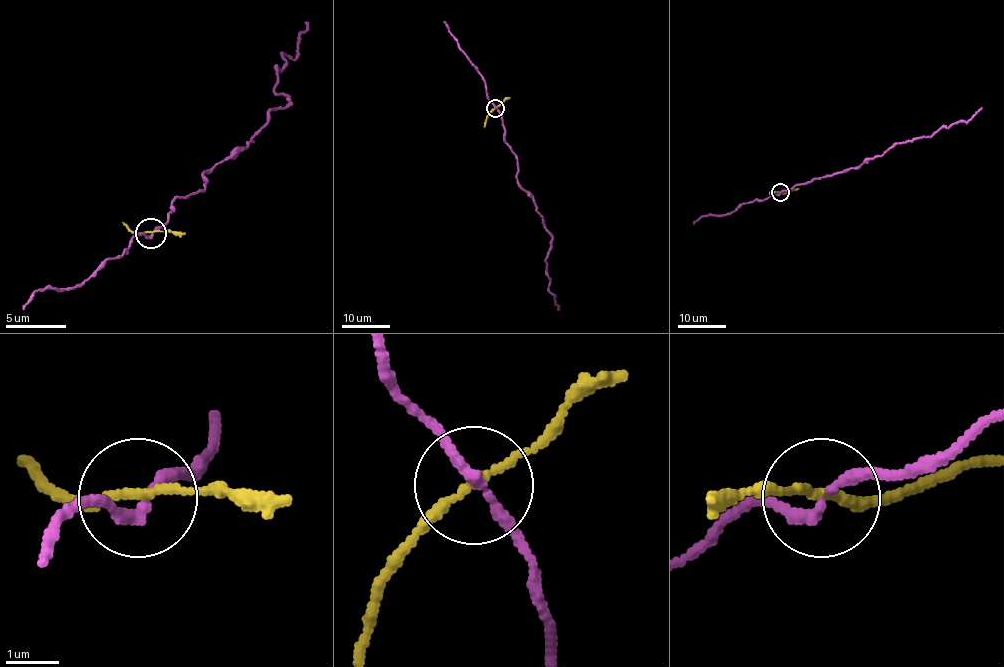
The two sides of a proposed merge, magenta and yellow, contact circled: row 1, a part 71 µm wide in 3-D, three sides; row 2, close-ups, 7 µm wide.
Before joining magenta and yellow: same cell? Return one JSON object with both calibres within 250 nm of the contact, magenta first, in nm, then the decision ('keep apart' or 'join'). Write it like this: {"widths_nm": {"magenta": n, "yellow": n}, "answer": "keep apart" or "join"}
{"widths_nm": {"magenta": 190, "yellow": 160}, "answer": "keep apart"}

